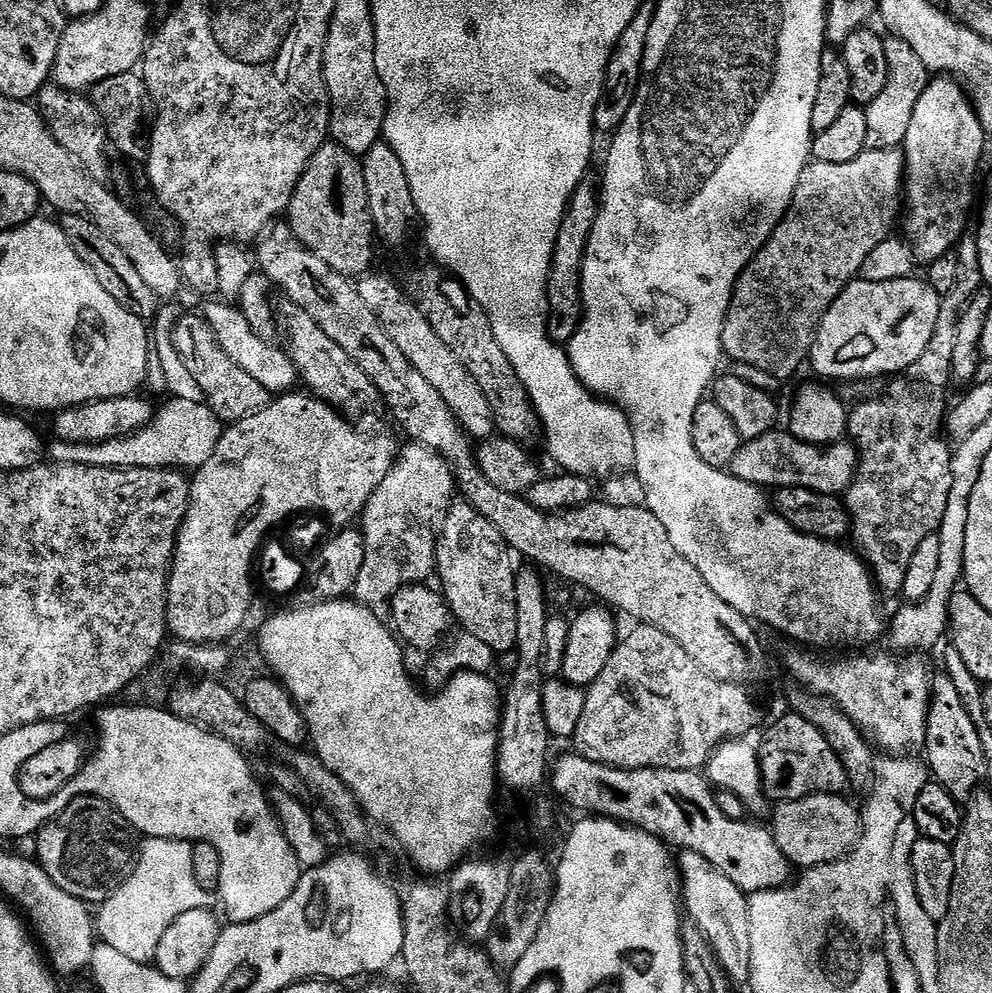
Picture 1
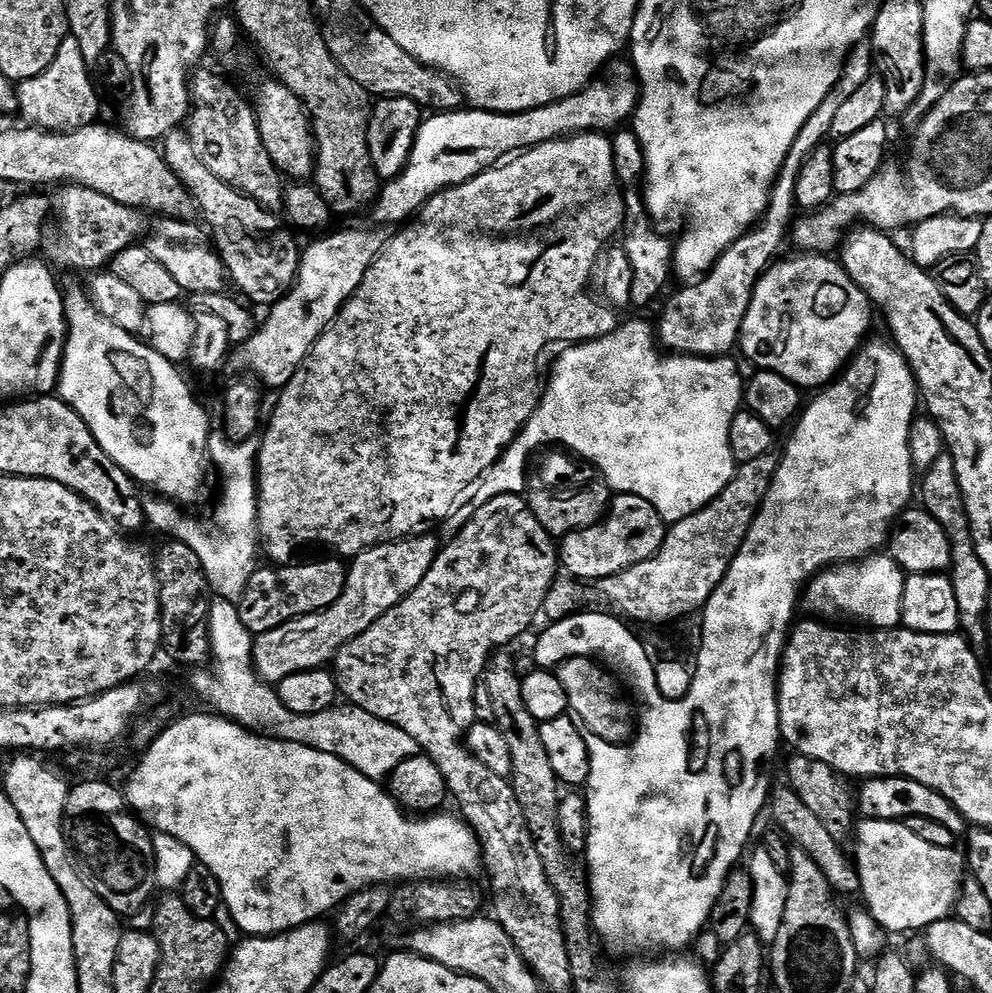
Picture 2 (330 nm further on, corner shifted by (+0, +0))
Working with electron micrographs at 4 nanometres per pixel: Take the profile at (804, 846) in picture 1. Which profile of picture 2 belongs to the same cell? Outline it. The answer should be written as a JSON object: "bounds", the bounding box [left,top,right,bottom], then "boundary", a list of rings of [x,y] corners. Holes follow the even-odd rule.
{"bounds":[854,819,966,934],"boundary":[[[861,819],[855,825],[855,836],[854,865],[860,879],[859,895],[864,896],[863,907],[878,927],[884,928],[888,934],[916,931],[919,933],[921,930],[927,930],[934,922],[949,919],[953,915],[962,881],[966,876],[965,857],[961,853],[959,856],[955,847],[930,846],[930,842],[922,842],[918,834],[912,833],[907,823],[898,820]]]}

